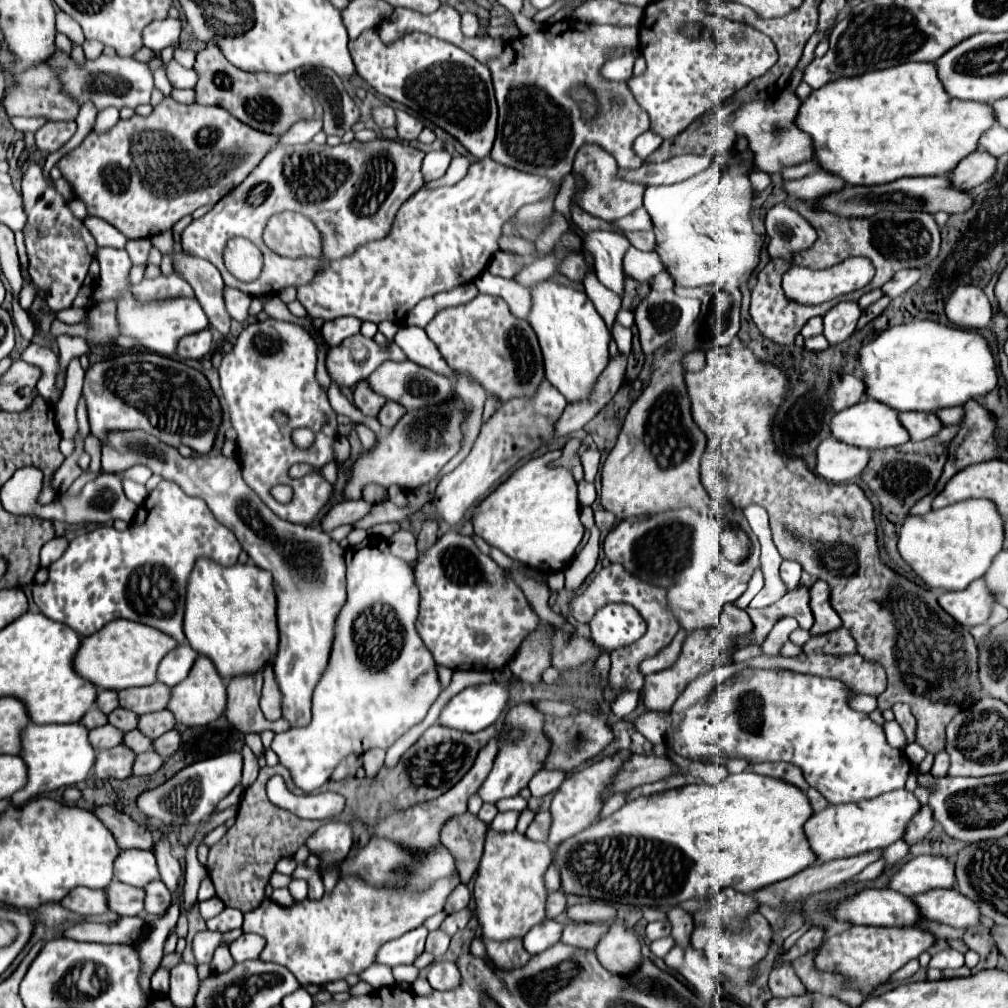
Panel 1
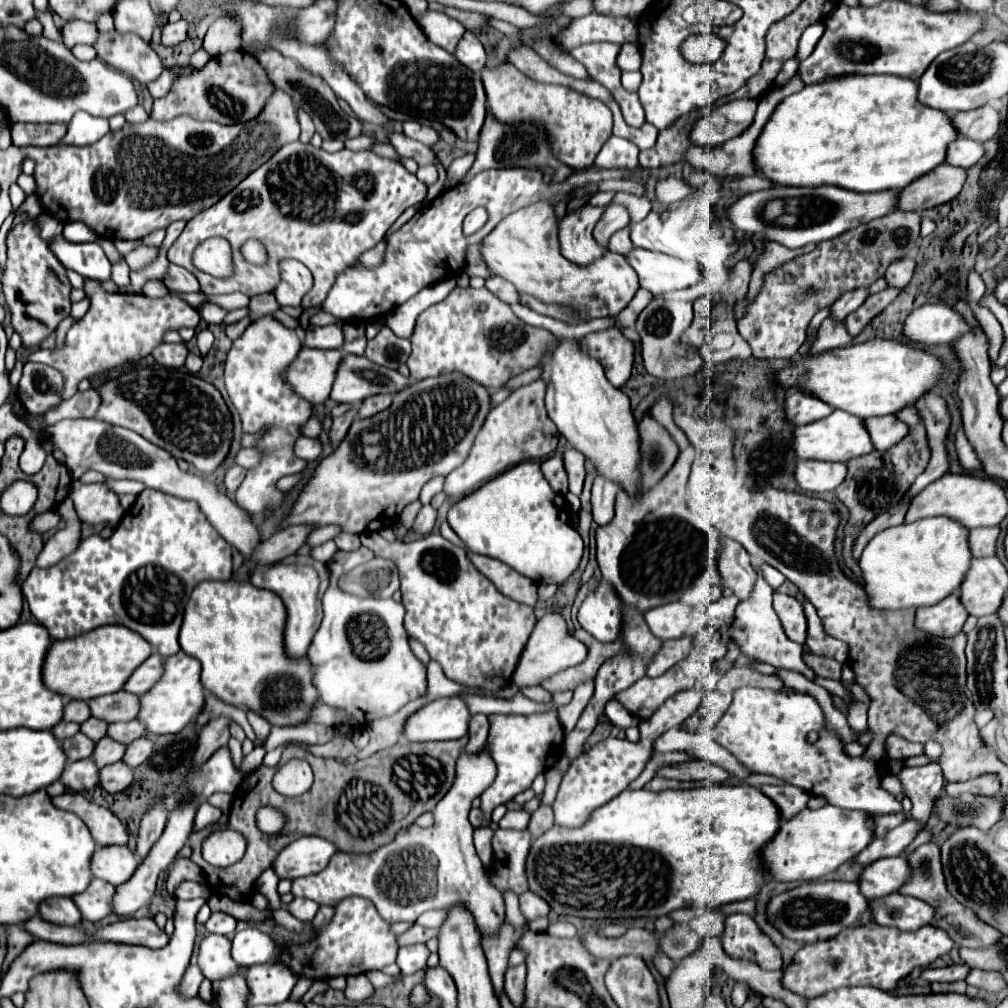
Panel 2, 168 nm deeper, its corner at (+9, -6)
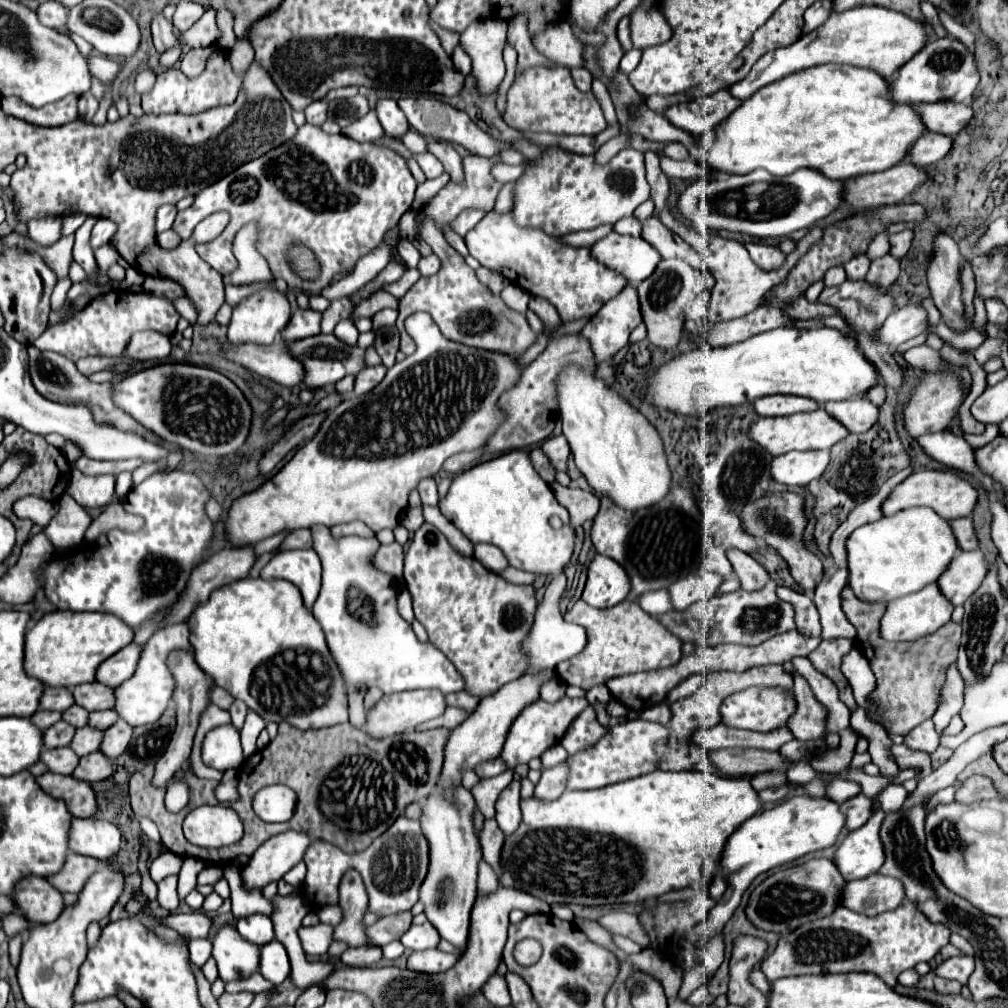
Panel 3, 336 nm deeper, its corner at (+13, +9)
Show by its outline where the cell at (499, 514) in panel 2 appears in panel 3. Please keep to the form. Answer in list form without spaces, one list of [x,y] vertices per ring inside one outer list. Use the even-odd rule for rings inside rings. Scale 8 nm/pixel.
[[[525,450],[507,452],[503,456],[497,456],[493,460],[477,464],[467,472],[457,474],[449,486],[447,496],[439,502],[439,508],[441,508],[443,516],[447,520],[451,520],[473,544],[485,542],[485,544],[493,544],[493,546],[501,548],[501,552],[507,556],[507,560],[513,568],[527,570],[527,572],[539,574],[539,576],[553,576],[557,572],[557,566],[563,572],[565,564],[573,556],[577,532],[569,522],[569,514],[555,500],[551,486],[535,472],[535,468],[529,460],[529,454]],[[553,516],[557,516],[563,522],[561,528],[553,528],[549,524],[549,518],[553,518]]]

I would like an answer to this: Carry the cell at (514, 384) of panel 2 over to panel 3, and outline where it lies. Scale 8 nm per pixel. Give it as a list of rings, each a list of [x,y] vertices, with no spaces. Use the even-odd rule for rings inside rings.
[[[627,286],[625,292],[621,292],[619,296],[615,296],[613,300],[609,300],[587,324],[585,328],[579,332],[579,336],[583,336],[585,340],[589,340],[589,346],[595,354],[597,364],[609,362],[621,348],[625,348],[629,344],[629,334],[633,332],[633,328],[641,324],[641,312],[639,312],[639,300],[637,300],[637,290],[635,286]]]

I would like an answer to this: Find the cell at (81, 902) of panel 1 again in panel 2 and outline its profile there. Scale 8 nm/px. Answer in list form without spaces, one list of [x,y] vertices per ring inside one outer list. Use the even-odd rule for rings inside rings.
[[[71,897],[45,899],[39,905],[39,915],[41,915],[41,919],[45,919],[47,923],[53,923],[53,925],[75,927],[77,923],[81,923],[81,913],[77,911],[77,907],[71,901]]]

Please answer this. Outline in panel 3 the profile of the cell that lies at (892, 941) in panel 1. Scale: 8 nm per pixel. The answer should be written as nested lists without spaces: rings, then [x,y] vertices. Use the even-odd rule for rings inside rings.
[[[905,900],[897,910],[873,918],[837,906],[831,916],[813,920],[783,934],[775,952],[761,962],[761,970],[771,982],[801,974],[873,972],[893,988],[903,970],[913,968],[917,962],[929,962],[949,942],[949,934],[947,926],[925,918],[911,900]]]

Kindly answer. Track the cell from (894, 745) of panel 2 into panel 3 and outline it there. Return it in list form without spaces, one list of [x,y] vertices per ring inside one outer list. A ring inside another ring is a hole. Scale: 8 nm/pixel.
[[[927,720],[925,724],[919,724],[905,736],[905,744],[913,750],[925,750],[933,752],[939,746],[939,734],[933,728],[933,722]]]

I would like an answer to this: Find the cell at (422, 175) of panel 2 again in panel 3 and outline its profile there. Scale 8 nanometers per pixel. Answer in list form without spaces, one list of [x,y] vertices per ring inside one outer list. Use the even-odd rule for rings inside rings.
[[[425,152],[425,154],[417,154],[415,158],[417,158],[417,162],[427,178],[437,178],[443,172],[443,164],[433,154]]]

